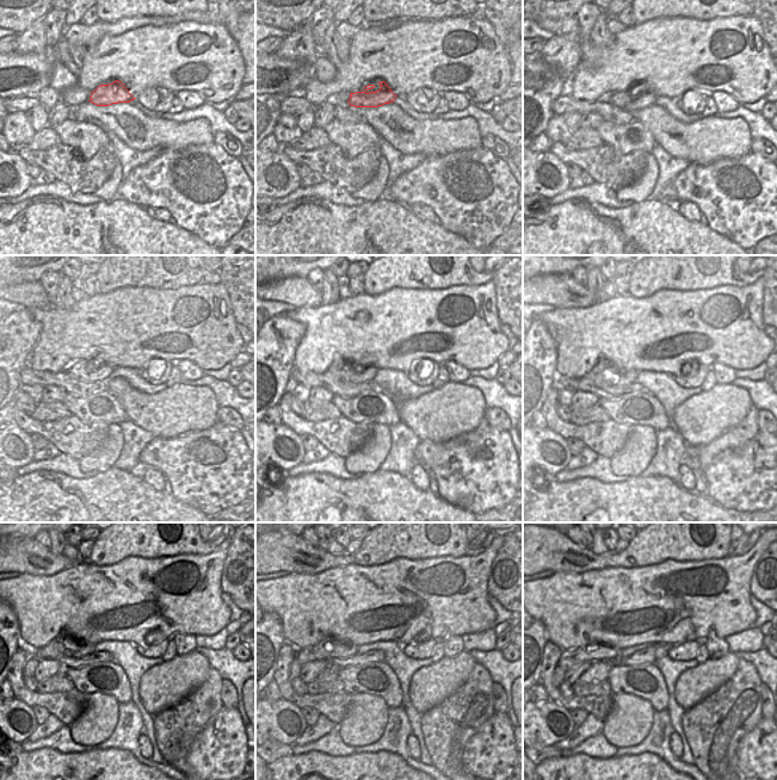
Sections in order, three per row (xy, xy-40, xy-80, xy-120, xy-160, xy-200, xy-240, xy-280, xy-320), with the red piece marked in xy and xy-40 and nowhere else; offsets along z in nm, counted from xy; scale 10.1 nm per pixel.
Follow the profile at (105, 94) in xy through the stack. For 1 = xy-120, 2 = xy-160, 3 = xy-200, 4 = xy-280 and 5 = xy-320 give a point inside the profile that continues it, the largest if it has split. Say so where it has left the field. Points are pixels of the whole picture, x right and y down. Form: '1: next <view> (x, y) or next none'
1: next xy-120 (80, 370)
2: next xy-160 (353, 373)
3: next xy-200 (606, 376)
4: next xy-280 (327, 649)
5: next xy-320 (596, 651)

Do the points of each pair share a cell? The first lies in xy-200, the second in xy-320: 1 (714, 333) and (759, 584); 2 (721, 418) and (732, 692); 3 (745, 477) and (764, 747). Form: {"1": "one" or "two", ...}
{"1": "two", "2": "two", "3": "one"}

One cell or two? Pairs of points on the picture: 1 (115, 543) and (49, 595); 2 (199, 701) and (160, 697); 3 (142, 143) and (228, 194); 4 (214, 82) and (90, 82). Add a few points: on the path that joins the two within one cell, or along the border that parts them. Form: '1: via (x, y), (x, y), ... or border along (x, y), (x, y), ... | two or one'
1: border along (88, 561), (96, 564), (116, 564), (118, 562) | two
2: border along (205, 681), (173, 706), (159, 712) | two
3: border along (191, 144), (184, 148), (164, 150) | two
4: via (192, 60), (124, 60) | one

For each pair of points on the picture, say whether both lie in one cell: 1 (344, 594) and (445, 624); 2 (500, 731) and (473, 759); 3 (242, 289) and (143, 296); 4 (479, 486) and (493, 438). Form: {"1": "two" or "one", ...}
{"1": "one", "2": "one", "3": "two", "4": "one"}

